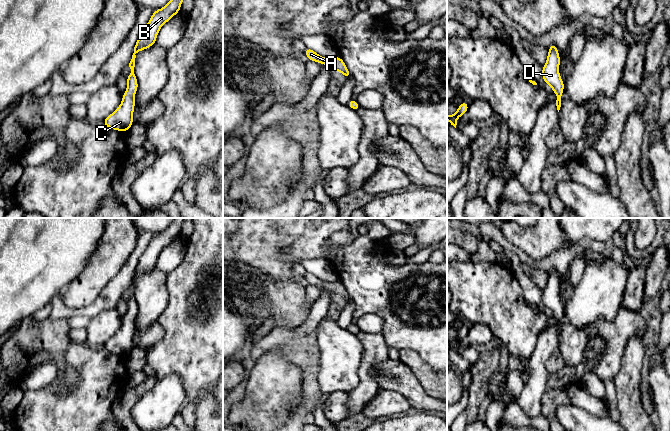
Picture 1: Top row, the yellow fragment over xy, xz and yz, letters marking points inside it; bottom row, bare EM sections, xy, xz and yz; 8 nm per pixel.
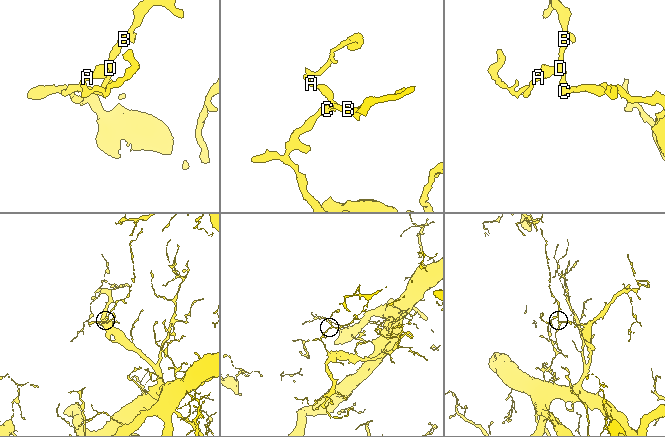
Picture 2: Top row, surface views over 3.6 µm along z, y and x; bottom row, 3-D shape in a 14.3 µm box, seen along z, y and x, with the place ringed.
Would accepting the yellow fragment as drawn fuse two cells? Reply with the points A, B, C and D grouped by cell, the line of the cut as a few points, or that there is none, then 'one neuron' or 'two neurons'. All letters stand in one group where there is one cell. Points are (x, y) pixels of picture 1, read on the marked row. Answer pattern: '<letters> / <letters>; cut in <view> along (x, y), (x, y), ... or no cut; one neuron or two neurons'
A B C D; no cut; one neuron

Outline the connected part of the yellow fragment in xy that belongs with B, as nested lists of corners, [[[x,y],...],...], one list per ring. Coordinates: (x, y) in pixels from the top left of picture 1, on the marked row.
[[[170,0],[163,8],[155,10],[146,27],[139,34],[134,47],[134,53],[129,63],[131,72],[127,77],[127,89],[123,94],[120,106],[103,120],[104,126],[117,131],[126,132],[133,125],[133,112],[135,107],[135,93],[138,89],[138,82],[135,76],[136,53],[150,48],[156,43],[156,38],[161,27],[174,15],[179,13],[183,0]]]

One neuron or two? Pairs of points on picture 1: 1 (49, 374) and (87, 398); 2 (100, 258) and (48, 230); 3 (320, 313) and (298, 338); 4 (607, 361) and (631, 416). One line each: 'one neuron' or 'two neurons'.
1: two neurons
2: two neurons
3: one neuron
4: two neurons

